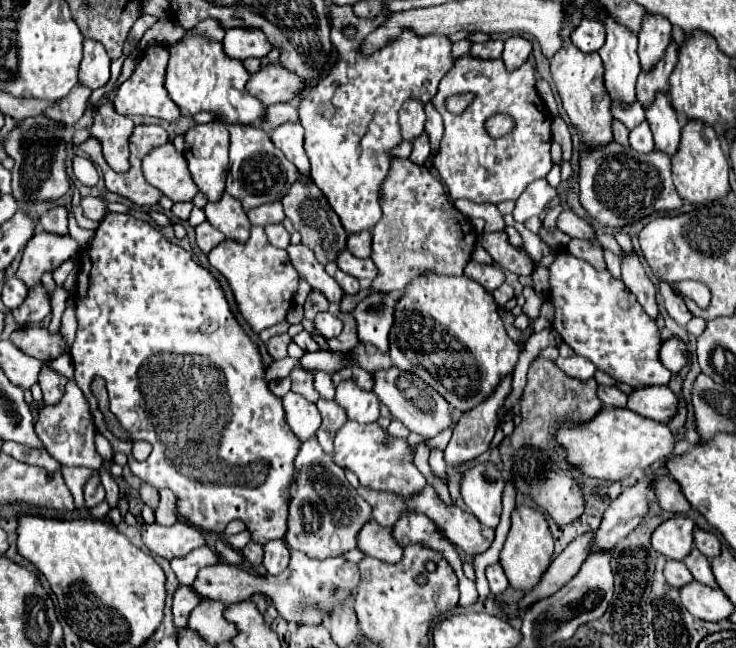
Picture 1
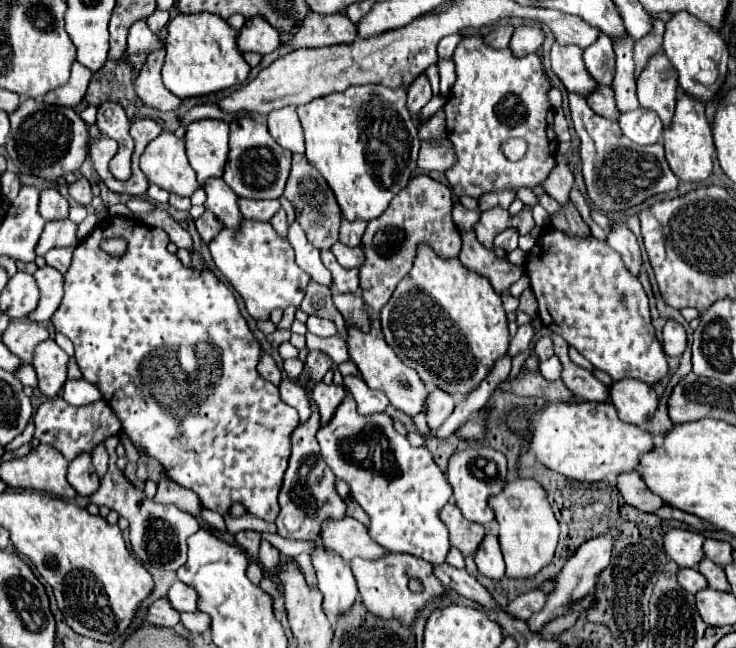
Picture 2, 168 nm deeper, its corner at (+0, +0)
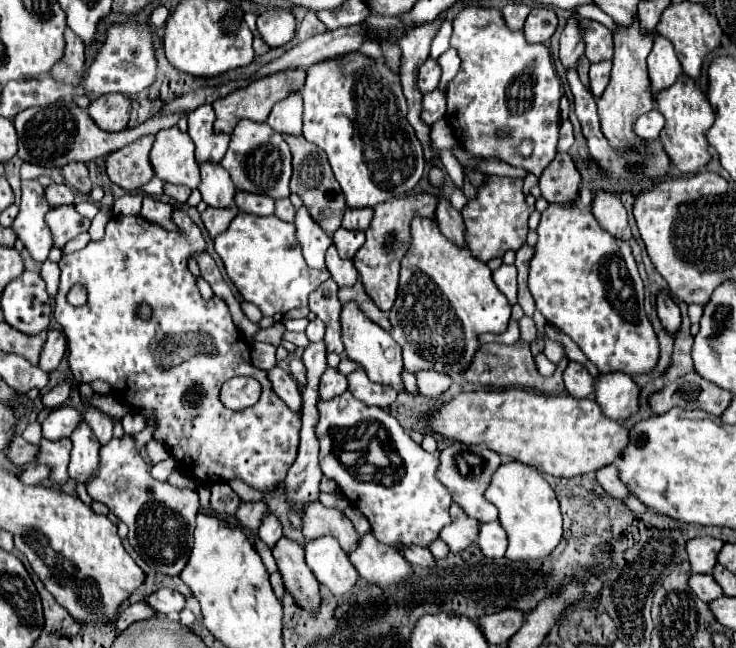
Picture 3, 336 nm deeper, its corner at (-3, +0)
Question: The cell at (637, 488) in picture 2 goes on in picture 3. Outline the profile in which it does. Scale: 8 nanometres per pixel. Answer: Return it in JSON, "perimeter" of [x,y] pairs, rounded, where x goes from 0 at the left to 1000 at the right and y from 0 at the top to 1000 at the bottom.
{"perimeter":[[[822,718],[817,721],[811,730],[808,730],[808,739],[811,745],[830,764],[830,767],[838,767],[838,770],[846,770],[855,764],[852,752],[844,745],[841,733],[838,733],[838,718]]]}

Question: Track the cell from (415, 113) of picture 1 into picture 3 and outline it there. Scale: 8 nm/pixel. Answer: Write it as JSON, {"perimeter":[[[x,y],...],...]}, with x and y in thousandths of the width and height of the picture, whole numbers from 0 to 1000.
{"perimeter":[[[583,88],[572,100],[572,106],[569,106],[569,125],[567,125],[567,131],[569,131],[572,144],[588,140],[596,131],[596,119],[599,119],[599,103],[596,103],[596,97],[591,91]]]}

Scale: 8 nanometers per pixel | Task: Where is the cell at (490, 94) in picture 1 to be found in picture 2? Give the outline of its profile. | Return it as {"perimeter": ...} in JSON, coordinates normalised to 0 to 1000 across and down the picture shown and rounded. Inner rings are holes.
{"perimeter":[[[633,57],[622,66],[617,79],[617,100],[620,100],[620,128],[614,131],[611,153],[603,162],[606,171],[606,193],[609,193],[609,215],[617,224],[620,252],[606,261],[606,276],[620,304],[636,301],[652,307],[668,295],[704,295],[707,289],[726,292],[736,279],[742,279],[745,267],[755,252],[758,215],[753,205],[753,171],[745,159],[742,140],[747,137],[745,119],[736,106],[736,94],[728,82],[720,82],[709,91],[701,91],[693,76],[668,76],[658,69],[655,57]],[[693,211],[715,215],[717,233],[707,248],[693,248],[682,236],[682,221]]]}

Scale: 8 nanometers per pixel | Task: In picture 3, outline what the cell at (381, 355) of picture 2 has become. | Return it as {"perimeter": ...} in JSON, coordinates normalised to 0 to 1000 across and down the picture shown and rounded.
{"perimeter":[[[474,465],[463,477],[463,514],[466,514],[466,535],[474,554],[480,554],[485,563],[490,563],[499,573],[499,582],[510,591],[523,591],[534,594],[539,603],[548,600],[545,588],[545,569],[548,569],[548,554],[545,554],[545,535],[534,526],[534,520],[518,508],[512,498],[507,498],[496,483],[485,474],[482,465]]]}

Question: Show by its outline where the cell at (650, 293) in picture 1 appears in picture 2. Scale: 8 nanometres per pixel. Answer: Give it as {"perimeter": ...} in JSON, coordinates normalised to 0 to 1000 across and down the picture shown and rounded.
{"perimeter":[[[840,344],[832,350],[832,356],[826,360],[826,378],[837,390],[842,390],[851,415],[856,415],[856,421],[861,421],[861,427],[867,427],[870,412],[872,412],[872,394],[870,394],[870,381],[864,375],[864,366],[851,350],[851,344]]]}

